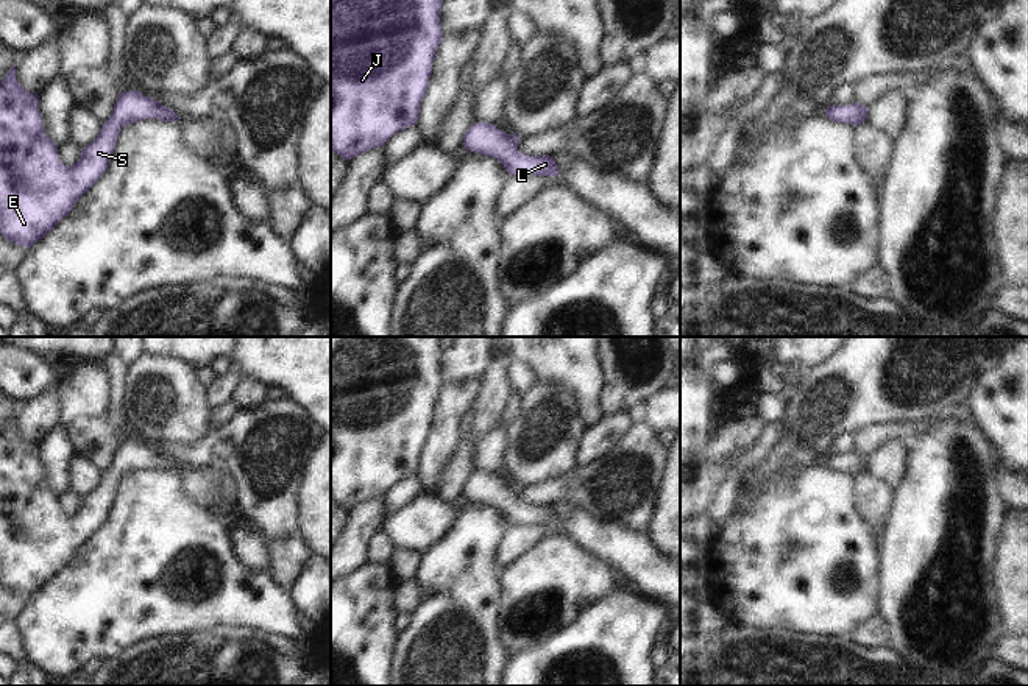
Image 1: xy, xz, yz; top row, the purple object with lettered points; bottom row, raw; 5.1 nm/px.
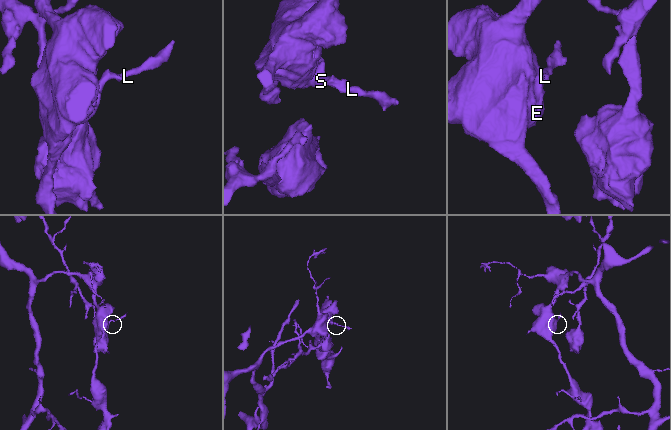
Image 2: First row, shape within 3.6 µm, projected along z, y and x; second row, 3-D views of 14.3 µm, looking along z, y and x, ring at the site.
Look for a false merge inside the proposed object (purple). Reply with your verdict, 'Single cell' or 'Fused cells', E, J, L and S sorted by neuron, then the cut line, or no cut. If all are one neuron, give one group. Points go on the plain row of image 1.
Single cell. Groups: E J L S. No split

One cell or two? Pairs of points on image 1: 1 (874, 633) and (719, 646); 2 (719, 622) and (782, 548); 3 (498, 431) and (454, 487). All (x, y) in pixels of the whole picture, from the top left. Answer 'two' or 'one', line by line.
1: two
2: two
3: two

